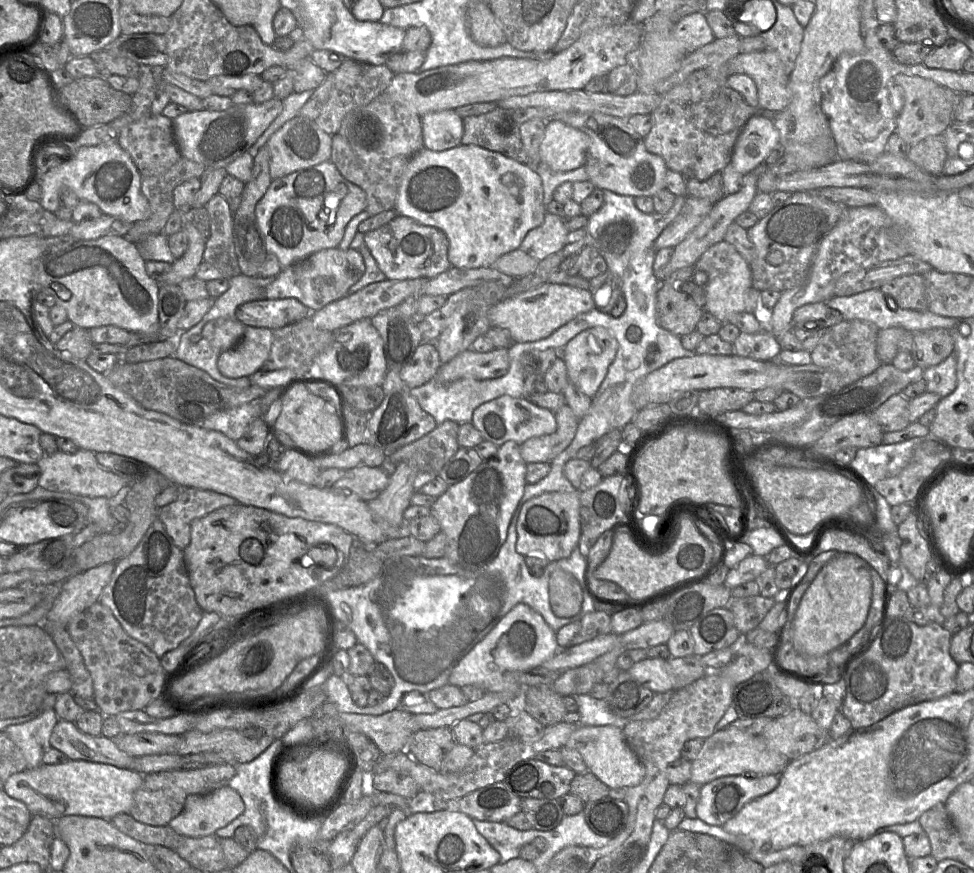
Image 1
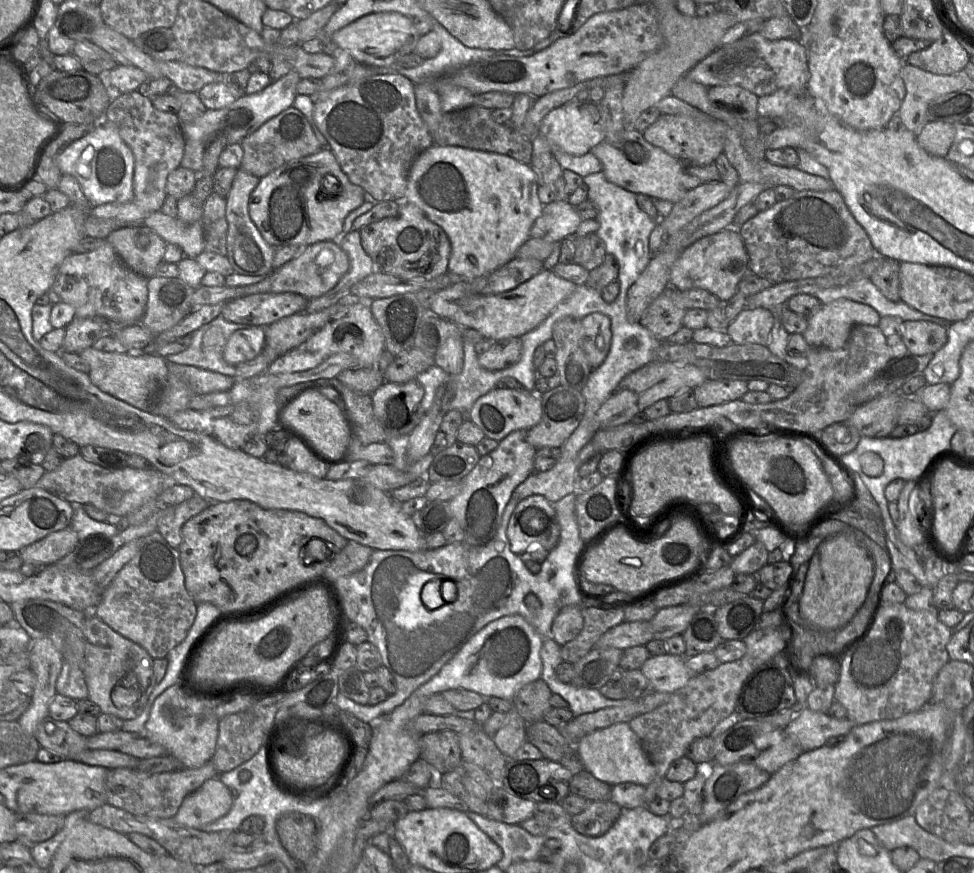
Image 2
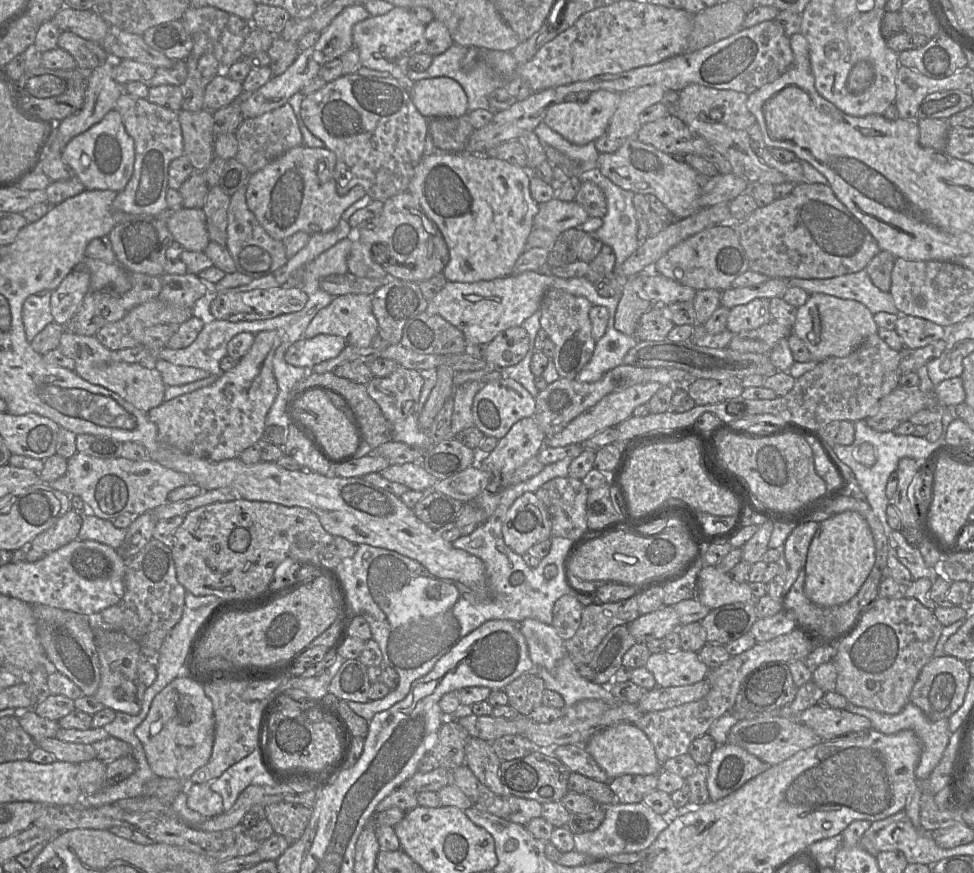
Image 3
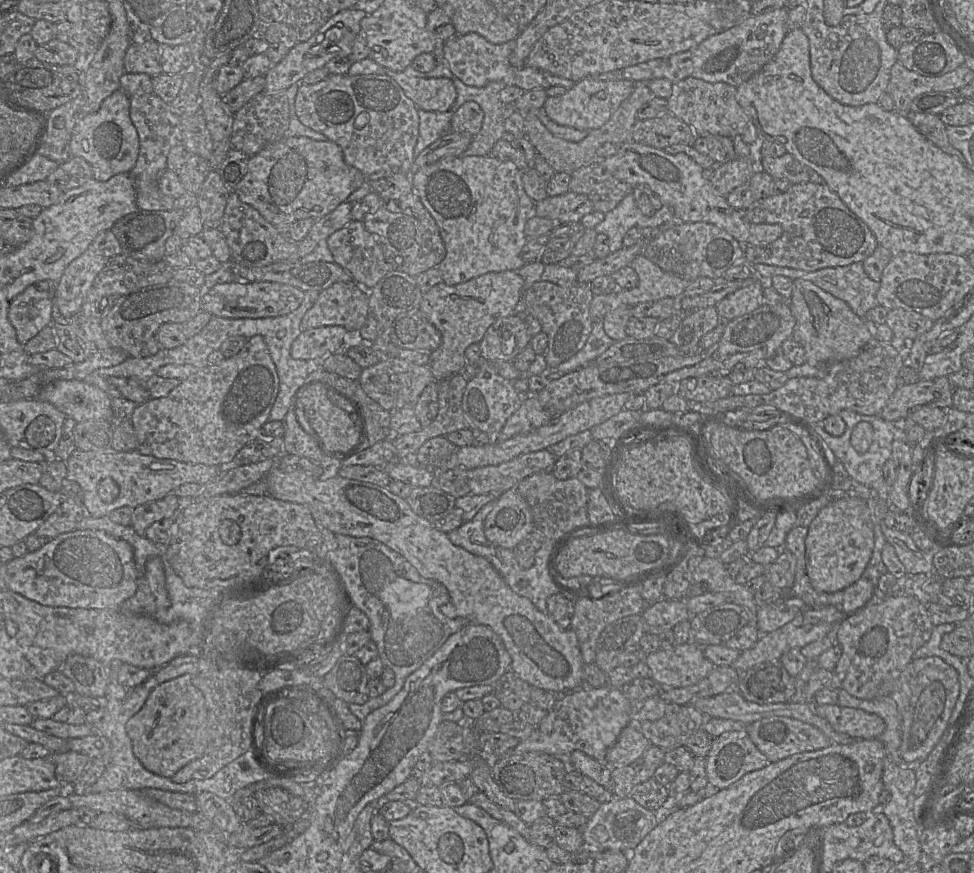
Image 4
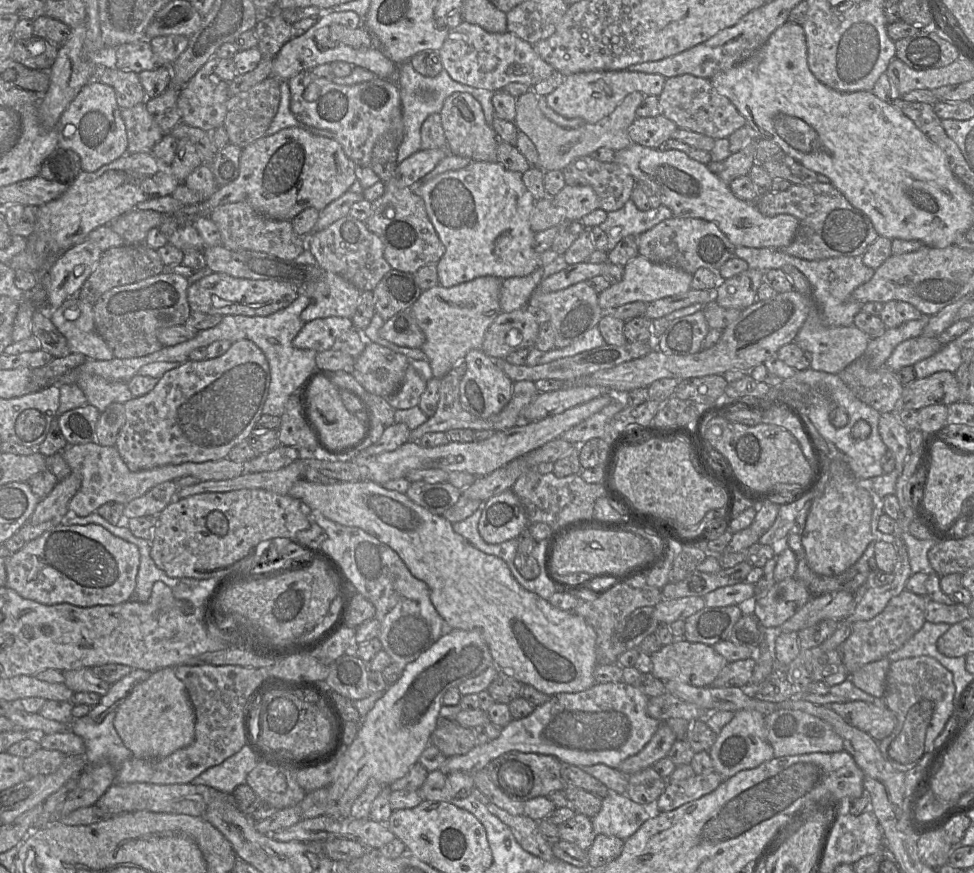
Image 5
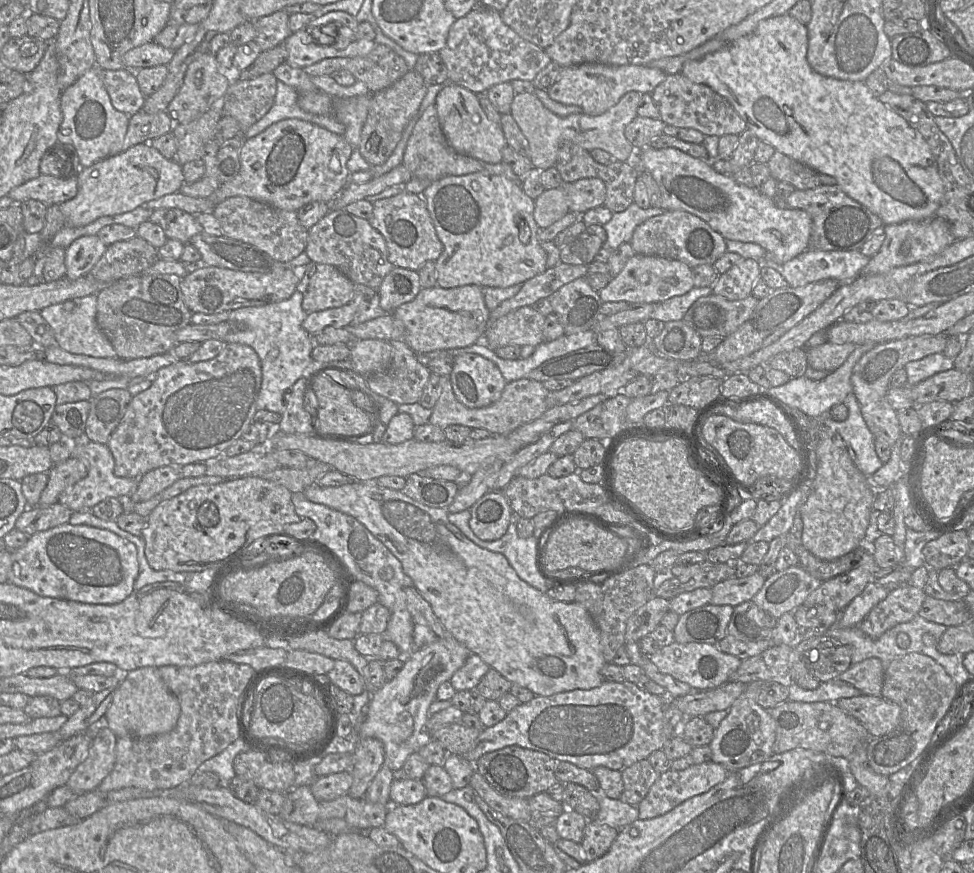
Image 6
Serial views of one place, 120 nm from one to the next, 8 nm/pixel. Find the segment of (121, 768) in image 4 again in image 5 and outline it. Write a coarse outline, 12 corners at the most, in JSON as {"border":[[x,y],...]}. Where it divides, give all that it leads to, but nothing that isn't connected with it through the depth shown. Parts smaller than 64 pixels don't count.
{"border":[[111,711],[100,722],[70,724],[84,740],[87,764],[117,771],[133,757],[114,727]]}

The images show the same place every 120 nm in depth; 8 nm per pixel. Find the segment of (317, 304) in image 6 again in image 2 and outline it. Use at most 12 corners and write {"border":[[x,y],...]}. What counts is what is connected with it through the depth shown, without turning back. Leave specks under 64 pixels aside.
{"border":[[347,301],[299,347],[371,368],[385,350],[370,306]]}

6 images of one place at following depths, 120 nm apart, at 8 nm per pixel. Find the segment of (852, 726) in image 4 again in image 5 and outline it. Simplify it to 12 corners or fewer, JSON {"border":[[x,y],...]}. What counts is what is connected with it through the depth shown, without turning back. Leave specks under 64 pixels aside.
{"border":[[864,701],[828,704],[876,742],[889,736],[896,716]]}

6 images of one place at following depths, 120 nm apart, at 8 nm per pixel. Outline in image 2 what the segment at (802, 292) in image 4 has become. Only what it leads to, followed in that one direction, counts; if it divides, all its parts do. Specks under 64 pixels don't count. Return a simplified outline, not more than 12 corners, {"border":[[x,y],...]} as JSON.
{"border":[[848,299],[808,313],[803,337],[811,347],[843,347],[857,324],[880,315]]}

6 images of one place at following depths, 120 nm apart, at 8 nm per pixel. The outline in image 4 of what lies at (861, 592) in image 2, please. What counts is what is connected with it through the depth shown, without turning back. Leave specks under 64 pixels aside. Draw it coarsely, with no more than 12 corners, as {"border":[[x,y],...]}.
{"border":[[856,496],[822,508],[806,572],[833,593],[864,573],[873,511]]}

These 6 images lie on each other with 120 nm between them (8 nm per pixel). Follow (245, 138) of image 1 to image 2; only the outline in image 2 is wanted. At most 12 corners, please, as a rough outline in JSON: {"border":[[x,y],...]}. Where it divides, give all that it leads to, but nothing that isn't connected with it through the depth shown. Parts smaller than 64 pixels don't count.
{"border":[[300,75],[206,110],[182,126],[186,139],[241,141],[291,107]]}

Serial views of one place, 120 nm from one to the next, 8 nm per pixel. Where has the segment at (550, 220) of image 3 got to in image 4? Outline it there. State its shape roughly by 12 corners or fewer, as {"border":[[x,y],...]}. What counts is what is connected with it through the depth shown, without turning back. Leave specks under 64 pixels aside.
{"border":[[569,190],[536,202],[533,214],[567,223],[592,211],[586,195]]}

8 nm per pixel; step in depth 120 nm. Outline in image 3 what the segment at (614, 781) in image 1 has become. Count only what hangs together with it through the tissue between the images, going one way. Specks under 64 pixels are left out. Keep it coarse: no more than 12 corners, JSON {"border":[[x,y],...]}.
{"border":[[634,724],[597,732],[584,747],[609,780],[662,764]]}

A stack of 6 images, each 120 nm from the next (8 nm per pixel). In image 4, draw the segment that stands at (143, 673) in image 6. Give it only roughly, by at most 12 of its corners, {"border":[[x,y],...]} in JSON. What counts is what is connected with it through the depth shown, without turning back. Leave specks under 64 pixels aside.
{"border":[[185,674],[126,723],[134,755],[172,778],[207,746],[207,707]]}

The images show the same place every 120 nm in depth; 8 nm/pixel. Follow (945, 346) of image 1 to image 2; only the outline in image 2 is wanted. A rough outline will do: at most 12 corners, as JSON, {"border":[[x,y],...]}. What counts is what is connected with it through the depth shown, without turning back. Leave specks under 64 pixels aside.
{"border":[[903,321],[901,338],[912,355],[934,355],[947,329]]}

